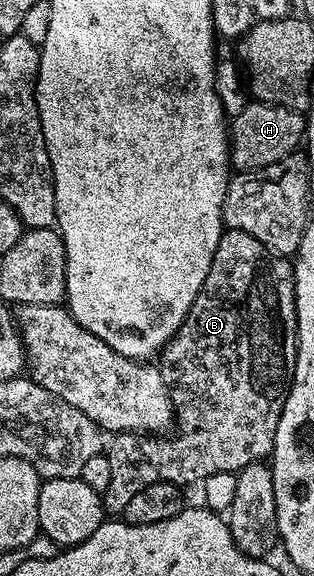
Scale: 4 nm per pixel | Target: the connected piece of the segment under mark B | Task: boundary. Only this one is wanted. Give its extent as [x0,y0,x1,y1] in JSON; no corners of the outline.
[176,229,296,483]

